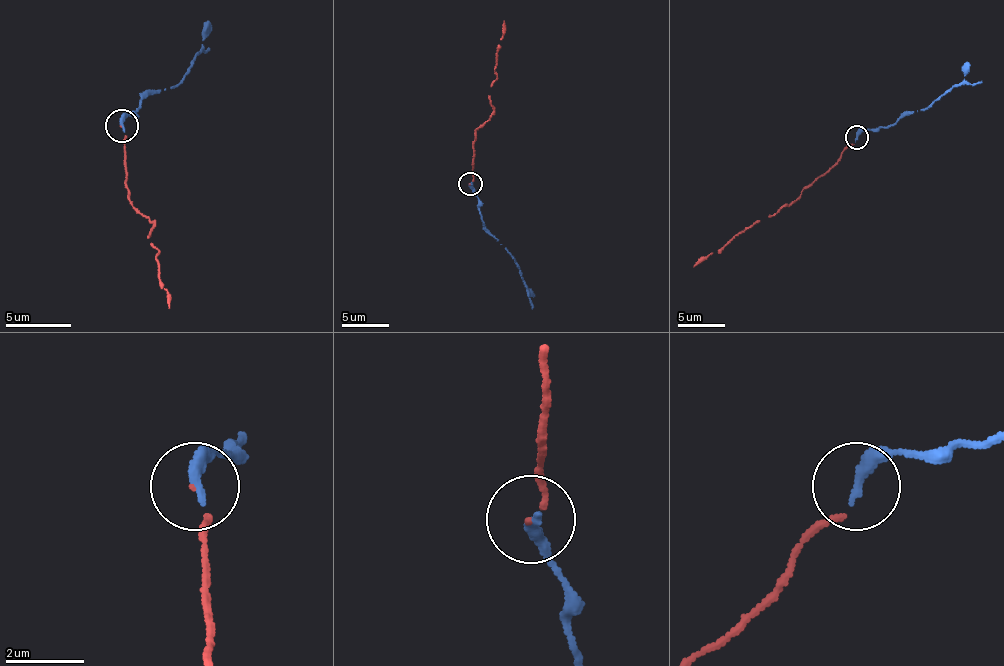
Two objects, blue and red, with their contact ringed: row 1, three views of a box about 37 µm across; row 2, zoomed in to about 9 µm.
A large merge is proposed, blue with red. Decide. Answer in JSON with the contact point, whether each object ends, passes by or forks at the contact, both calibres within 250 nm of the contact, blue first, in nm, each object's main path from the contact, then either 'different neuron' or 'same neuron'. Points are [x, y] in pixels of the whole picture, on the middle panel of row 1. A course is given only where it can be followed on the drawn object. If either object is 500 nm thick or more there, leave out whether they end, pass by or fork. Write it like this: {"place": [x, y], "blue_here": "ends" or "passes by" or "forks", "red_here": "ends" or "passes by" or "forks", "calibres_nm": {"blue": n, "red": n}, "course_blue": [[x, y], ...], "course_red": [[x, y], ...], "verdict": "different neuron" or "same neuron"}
{"place": [470, 183], "blue_here": "ends", "red_here": "ends", "calibres_nm": {"blue": 340, "red": 70}, "course_blue": [[470, 183], [475, 190], [482, 225], [508, 253], [534, 295]], "course_red": [[470, 183], [475, 131], [494, 108], [489, 96], [496, 47], [503, 35], [503, 21]], "verdict": "same neuron"}

